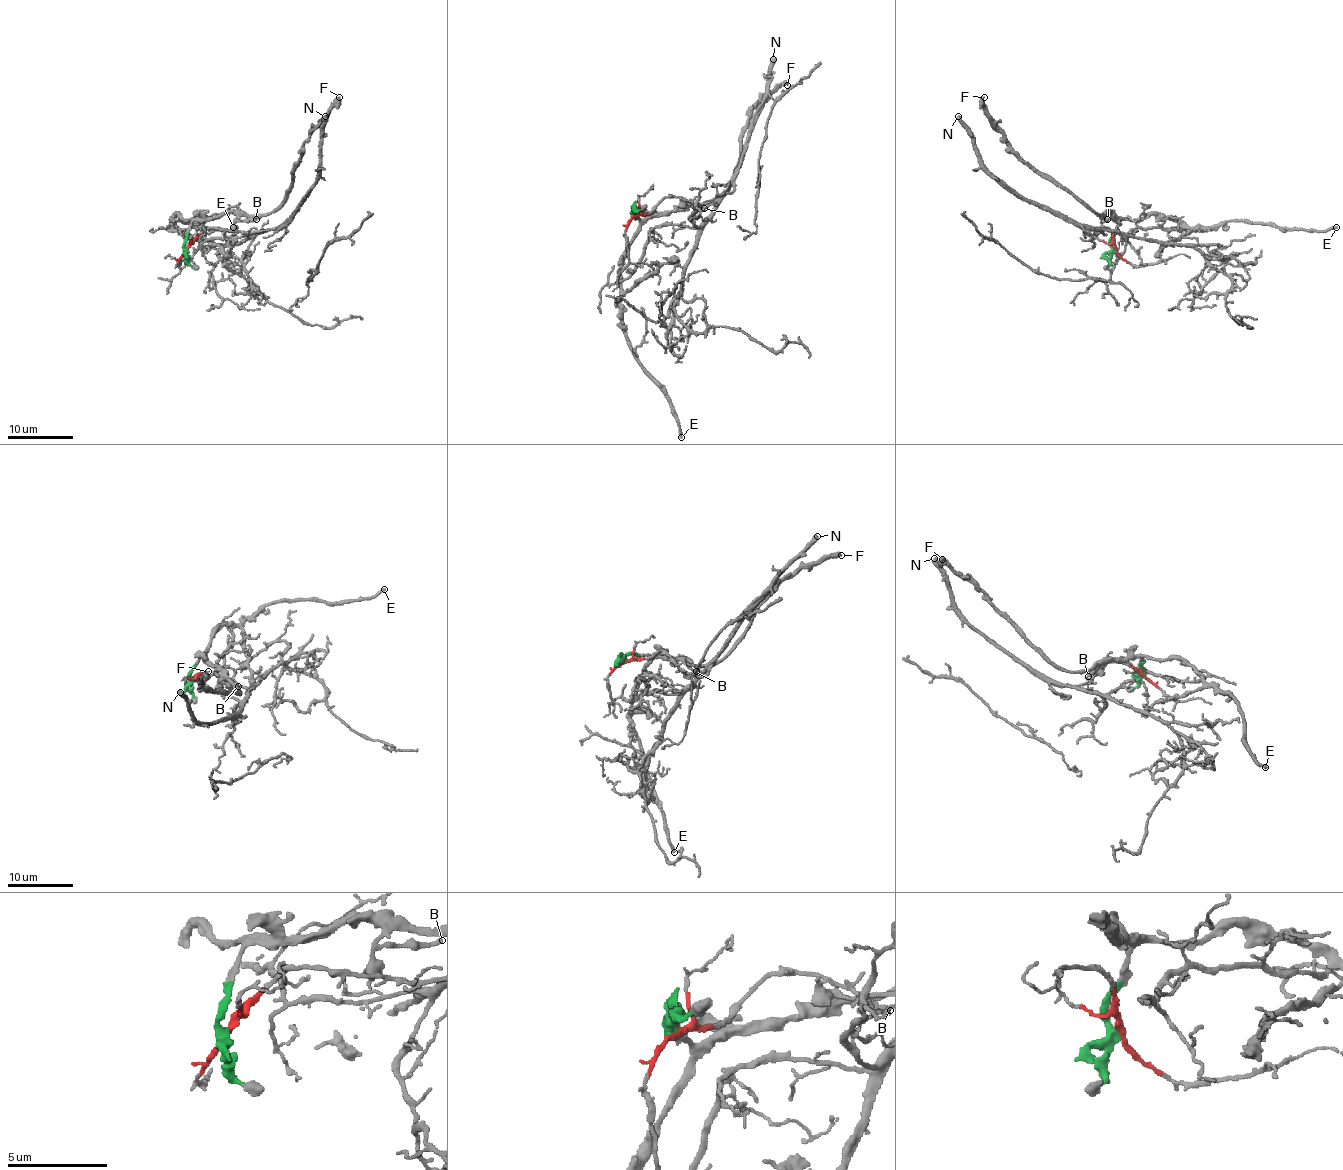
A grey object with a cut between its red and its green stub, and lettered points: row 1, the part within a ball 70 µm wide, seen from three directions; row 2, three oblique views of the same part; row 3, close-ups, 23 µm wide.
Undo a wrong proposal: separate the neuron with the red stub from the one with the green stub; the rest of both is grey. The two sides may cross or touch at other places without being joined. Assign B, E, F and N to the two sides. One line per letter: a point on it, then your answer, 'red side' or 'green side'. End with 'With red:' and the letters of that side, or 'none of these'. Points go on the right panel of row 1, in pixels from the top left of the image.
B: at (1107, 219); green side
E: at (1336, 227); green side
F: at (984, 97); green side
N: at (958, 116); red side
With red: N

